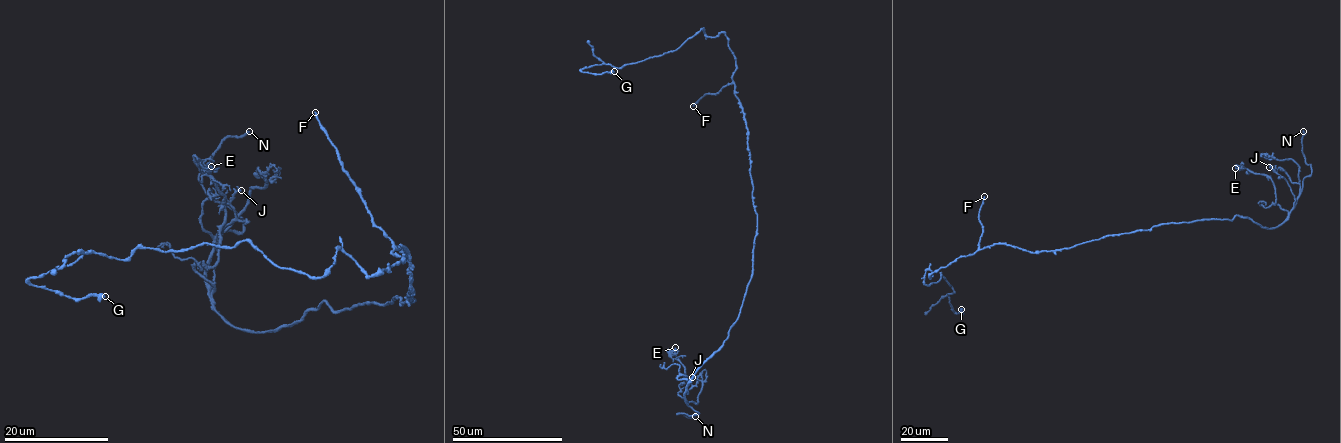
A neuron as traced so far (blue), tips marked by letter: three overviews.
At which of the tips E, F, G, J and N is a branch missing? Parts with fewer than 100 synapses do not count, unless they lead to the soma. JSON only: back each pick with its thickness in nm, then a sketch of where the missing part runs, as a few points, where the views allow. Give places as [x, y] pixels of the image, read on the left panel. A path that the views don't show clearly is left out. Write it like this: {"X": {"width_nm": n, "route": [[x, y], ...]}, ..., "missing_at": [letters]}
{"F": {"width_nm": 190}, "N": {"width_nm": 280}, "missing_at": ["F", "N"]}

